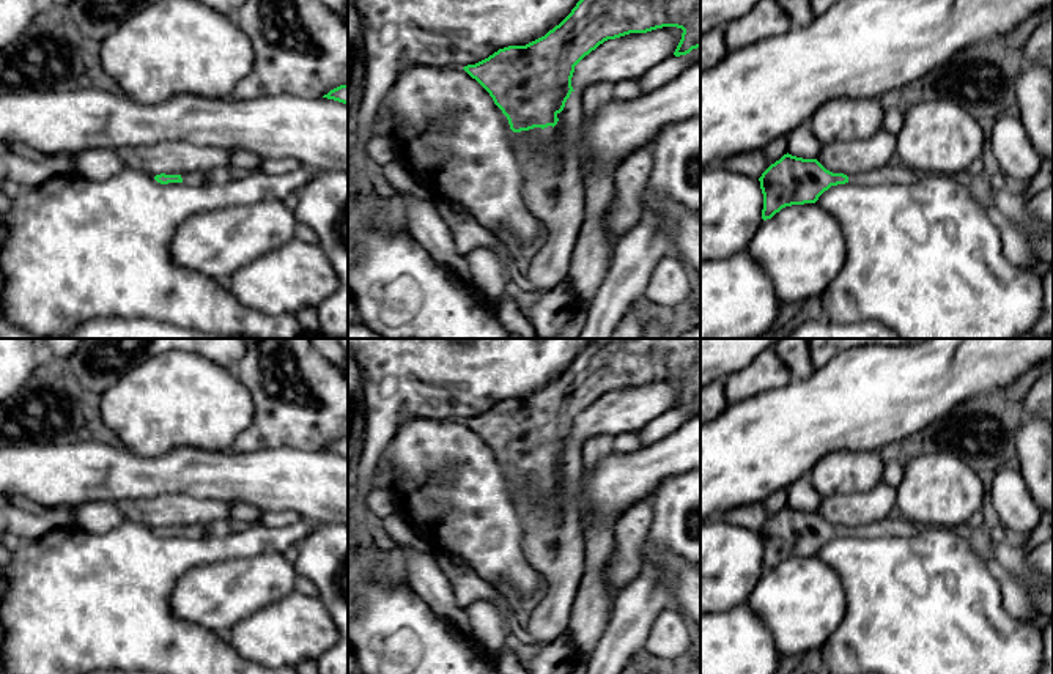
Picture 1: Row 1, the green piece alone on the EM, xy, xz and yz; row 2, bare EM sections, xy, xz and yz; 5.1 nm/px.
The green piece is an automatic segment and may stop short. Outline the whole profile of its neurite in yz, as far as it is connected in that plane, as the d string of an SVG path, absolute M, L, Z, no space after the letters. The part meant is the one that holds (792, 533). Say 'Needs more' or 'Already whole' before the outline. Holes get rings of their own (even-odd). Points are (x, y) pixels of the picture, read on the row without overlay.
Needs more. M784 507L759 531L763 546L762 572L771 572L785 559L815 556L831 539L837 537L913 537L921 526L897 512L881 521L847 529L826 523L817 512Z

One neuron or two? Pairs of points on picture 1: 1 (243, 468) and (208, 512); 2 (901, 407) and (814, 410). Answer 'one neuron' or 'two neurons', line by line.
1: two neurons
2: one neuron

